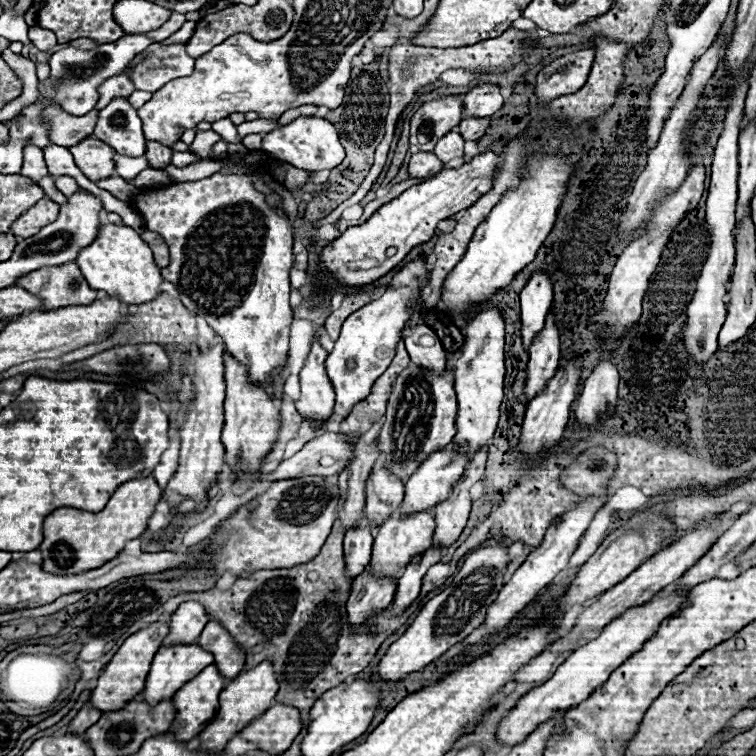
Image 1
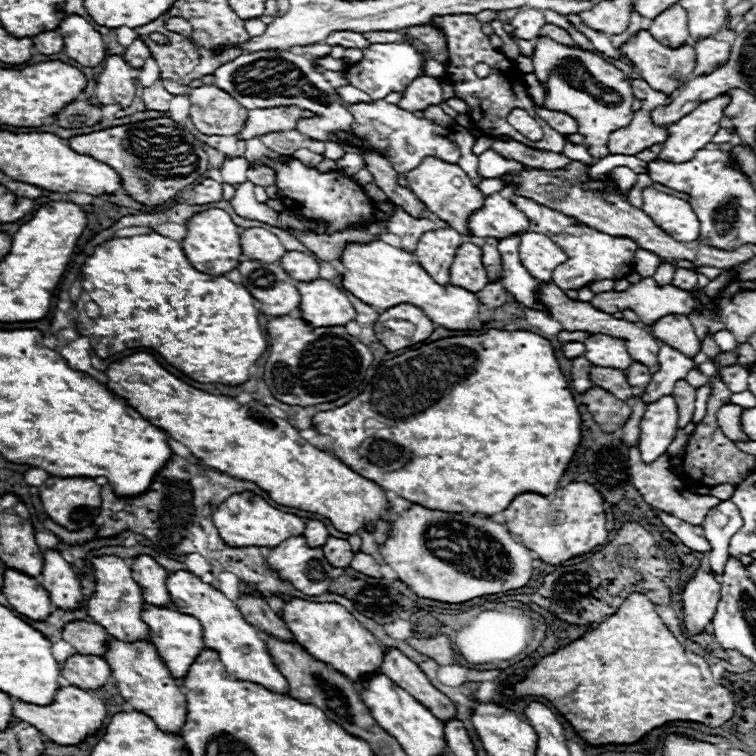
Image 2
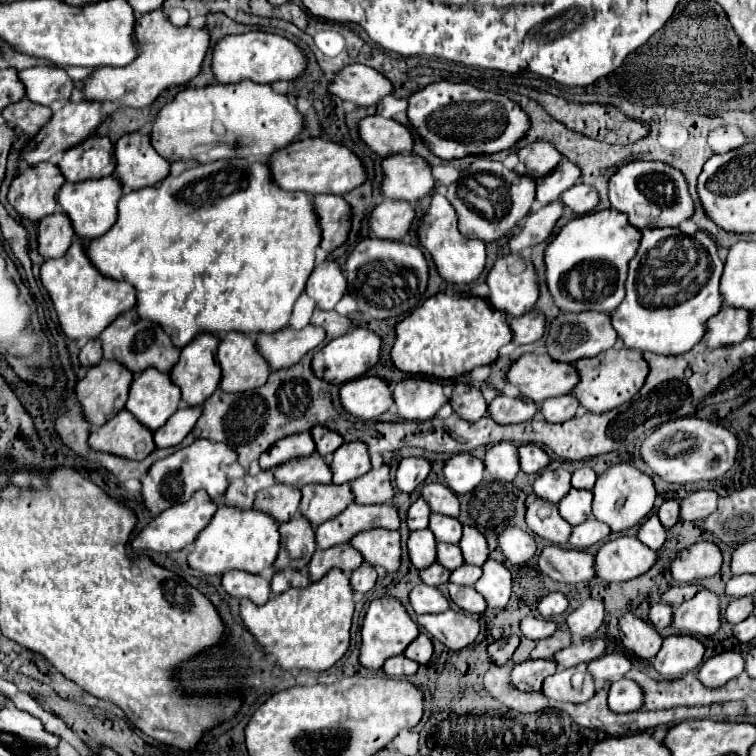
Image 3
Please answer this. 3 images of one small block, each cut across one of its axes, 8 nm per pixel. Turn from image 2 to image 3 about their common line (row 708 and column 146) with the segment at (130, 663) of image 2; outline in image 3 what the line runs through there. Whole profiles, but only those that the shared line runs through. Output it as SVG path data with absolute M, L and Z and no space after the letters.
M126 134L116 142L116 170L114 178L126 190L140 190L154 186L168 176L170 162L162 160L146 134Z

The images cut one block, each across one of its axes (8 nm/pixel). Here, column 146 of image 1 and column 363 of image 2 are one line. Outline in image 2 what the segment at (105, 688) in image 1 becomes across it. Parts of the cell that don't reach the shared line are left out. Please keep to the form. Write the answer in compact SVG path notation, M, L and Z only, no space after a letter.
M302 598L284 600L284 608L280 610L282 620L288 624L290 632L294 632L294 640L306 648L316 660L338 668L350 680L358 680L362 674L372 674L382 664L384 646L378 638L374 638L344 606L336 602L308 602Z

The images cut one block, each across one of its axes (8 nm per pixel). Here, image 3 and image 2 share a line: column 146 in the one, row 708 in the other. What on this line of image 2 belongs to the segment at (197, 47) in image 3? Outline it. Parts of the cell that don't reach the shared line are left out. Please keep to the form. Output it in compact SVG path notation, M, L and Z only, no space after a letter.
M64 686L64 688L58 688L56 700L48 706L36 706L36 704L16 700L14 702L14 716L28 722L34 728L38 728L52 742L62 744L62 746L70 746L70 744L80 744L88 734L94 734L100 728L102 720L106 718L106 706L102 704L102 700L90 696L82 688Z

